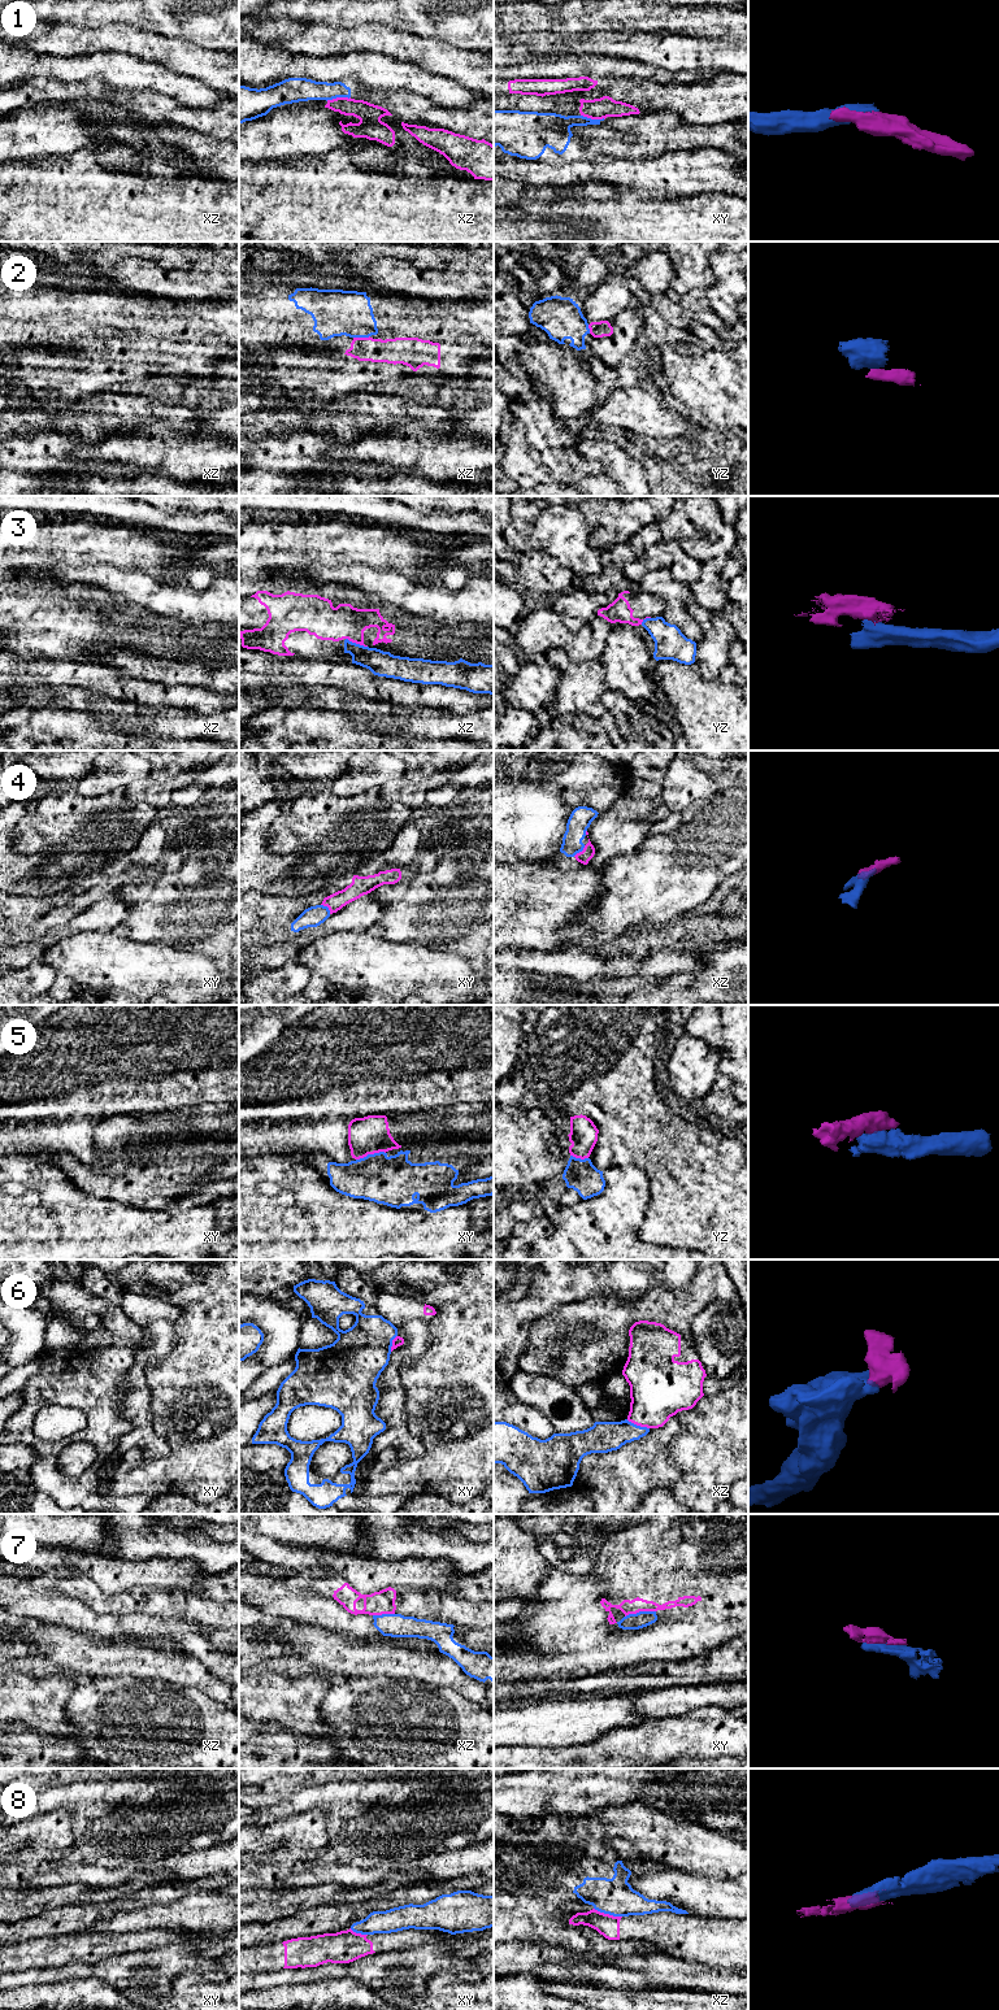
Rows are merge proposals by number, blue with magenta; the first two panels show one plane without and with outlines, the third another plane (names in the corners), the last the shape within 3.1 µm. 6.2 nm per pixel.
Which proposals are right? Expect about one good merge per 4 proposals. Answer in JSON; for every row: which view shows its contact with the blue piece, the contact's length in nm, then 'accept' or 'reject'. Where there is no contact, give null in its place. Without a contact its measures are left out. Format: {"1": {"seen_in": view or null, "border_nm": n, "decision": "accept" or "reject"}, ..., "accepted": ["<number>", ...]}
{"1": {"seen_in": "xz", "border_nm": 150, "decision": "reject"}, "2": {"seen_in": "xz", "border_nm": 110, "decision": "accept"}, "3": {"seen_in": "xz", "border_nm": 150, "decision": "reject"}, "4": {"seen_in": "xz", "border_nm": 100, "decision": "accept"}, "5": {"seen_in": "xy", "border_nm": 190, "decision": "accept"}, "6": {"seen_in": "xz", "border_nm": 160, "decision": "reject"}, "7": {"seen_in": "xy", "border_nm": 200, "decision": "reject"}, "8": {"seen_in": "xz", "border_nm": 190, "decision": "reject"}, "accepted": ["2", "4", "5"]}

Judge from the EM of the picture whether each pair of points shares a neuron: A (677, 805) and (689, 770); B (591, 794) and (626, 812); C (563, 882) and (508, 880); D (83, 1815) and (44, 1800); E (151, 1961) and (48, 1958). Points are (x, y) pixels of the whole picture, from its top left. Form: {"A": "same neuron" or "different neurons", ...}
{"A": "same neuron", "B": "different neurons", "C": "same neuron", "D": "same neuron", "E": "different neurons"}

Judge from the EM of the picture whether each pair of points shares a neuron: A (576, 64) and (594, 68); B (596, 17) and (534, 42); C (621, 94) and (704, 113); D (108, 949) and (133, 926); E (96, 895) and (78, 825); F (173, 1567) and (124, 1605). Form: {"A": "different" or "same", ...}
{"A": "same", "B": "different", "C": "same", "D": "different", "E": "different", "F": "different"}

